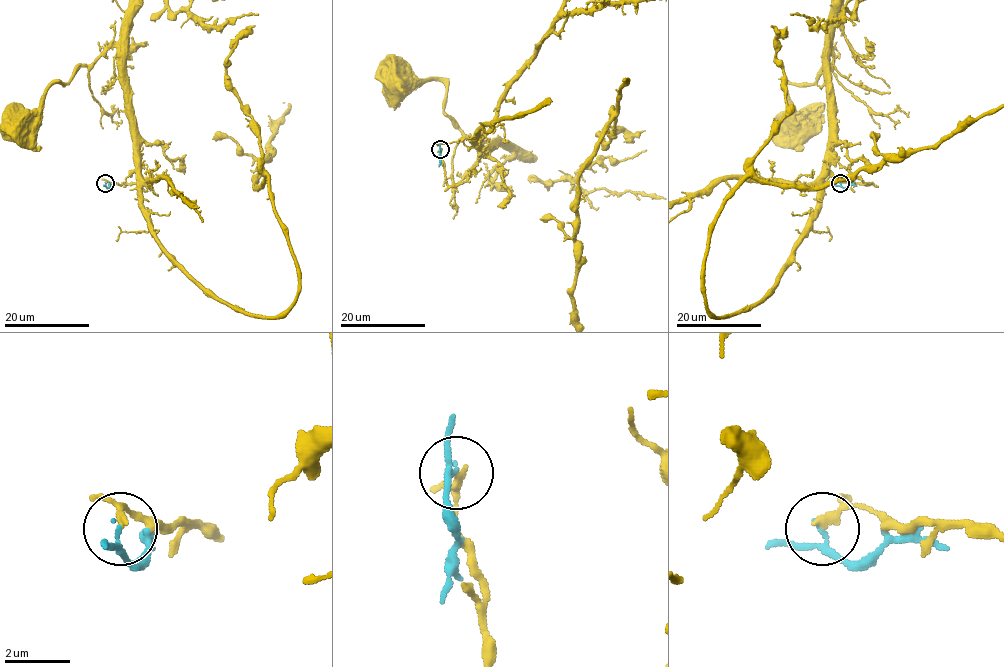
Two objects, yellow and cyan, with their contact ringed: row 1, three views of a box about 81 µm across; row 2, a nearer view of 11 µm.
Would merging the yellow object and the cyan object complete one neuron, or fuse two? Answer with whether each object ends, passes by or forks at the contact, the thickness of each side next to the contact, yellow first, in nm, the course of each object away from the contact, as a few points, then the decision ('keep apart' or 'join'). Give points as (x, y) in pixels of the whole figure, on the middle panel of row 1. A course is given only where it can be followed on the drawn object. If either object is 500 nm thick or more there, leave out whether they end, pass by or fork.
yellow passes by; cyan passes by; 170 nm thick on the yellow side, 140 nm on the other; yellow runs (440, 149), (447, 184), (460, 184), (482, 150), (501, 144), (457, 128), (440, 81), (395, 88); cyan runs (440, 149), (438, 166); keep apart

